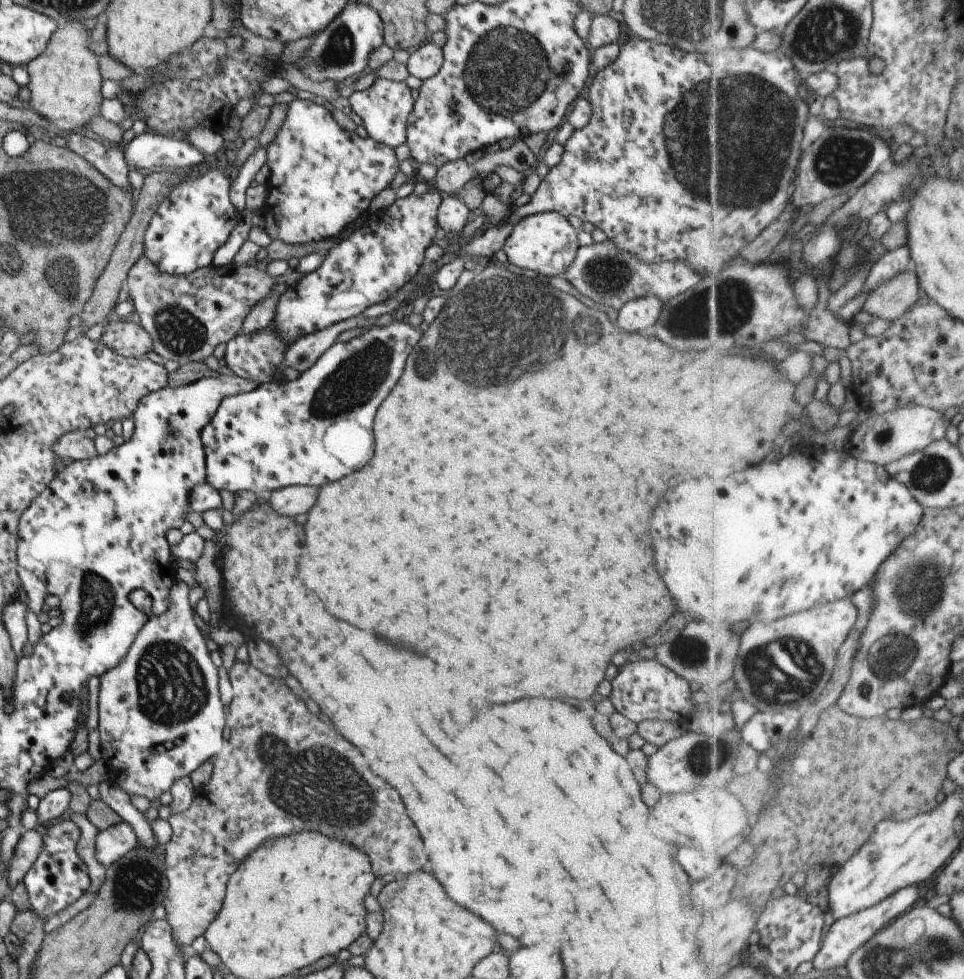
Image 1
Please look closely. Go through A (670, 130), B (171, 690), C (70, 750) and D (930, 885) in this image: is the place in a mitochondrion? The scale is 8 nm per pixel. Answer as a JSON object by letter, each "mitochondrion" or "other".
{"A":"mitochondrion","B":"mitochondrion","C":"other","D":"other"}

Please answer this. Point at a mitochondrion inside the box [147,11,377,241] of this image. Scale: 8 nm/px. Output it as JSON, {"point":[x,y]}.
{"point":[339,50]}

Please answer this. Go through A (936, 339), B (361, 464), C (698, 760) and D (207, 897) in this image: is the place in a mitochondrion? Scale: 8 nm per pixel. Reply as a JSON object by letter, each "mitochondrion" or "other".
{"A":"mitochondrion","B":"other","C":"mitochondrion","D":"other"}

